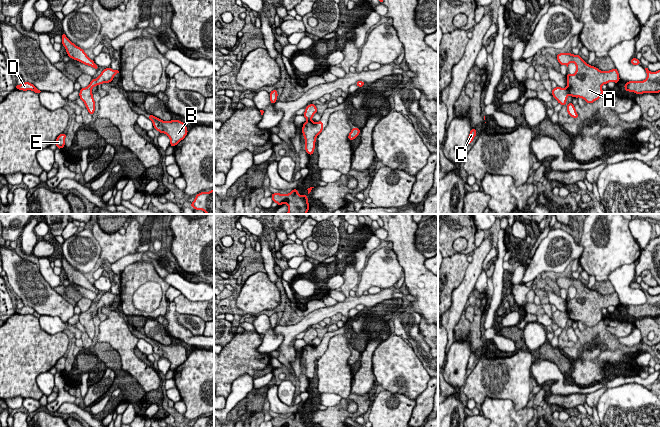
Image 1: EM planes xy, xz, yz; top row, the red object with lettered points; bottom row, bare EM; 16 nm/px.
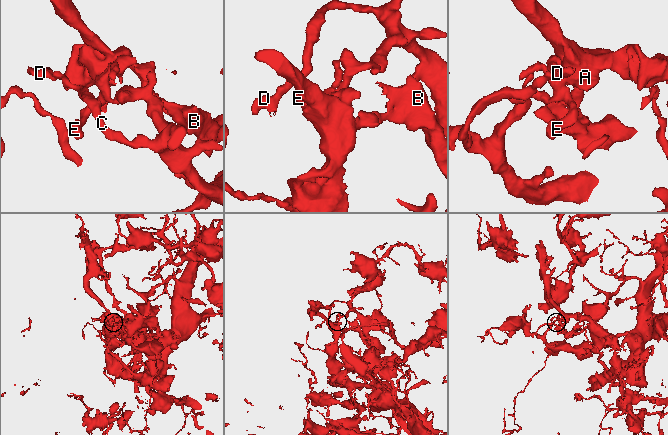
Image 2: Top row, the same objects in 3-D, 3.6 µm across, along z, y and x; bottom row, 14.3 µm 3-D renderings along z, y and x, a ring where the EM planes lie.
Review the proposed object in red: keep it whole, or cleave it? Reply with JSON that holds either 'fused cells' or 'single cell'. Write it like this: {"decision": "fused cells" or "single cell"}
{"decision": "fused cells"}

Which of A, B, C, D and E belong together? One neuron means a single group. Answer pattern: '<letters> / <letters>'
A B / C D E

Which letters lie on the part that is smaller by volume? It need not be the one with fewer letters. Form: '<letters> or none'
A, B

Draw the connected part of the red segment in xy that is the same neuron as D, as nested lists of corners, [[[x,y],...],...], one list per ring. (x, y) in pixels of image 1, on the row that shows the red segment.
[[[24,82],[21,85],[15,85],[15,88],[18,90],[23,90],[23,91],[27,91],[27,90],[31,90],[34,91],[35,93],[39,94],[41,91],[39,89],[37,89],[33,84],[29,83],[29,82]]]

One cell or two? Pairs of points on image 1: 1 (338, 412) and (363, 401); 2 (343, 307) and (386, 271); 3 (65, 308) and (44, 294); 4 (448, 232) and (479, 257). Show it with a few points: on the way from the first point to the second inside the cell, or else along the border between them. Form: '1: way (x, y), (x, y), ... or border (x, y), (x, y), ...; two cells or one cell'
1: way (346, 415), (355, 415), (361, 409); one cell
2: border (362, 294), (355, 296); two cells
3: way (60, 307), (49, 299); one cell
4: border (476, 247), (472, 251); two cells

